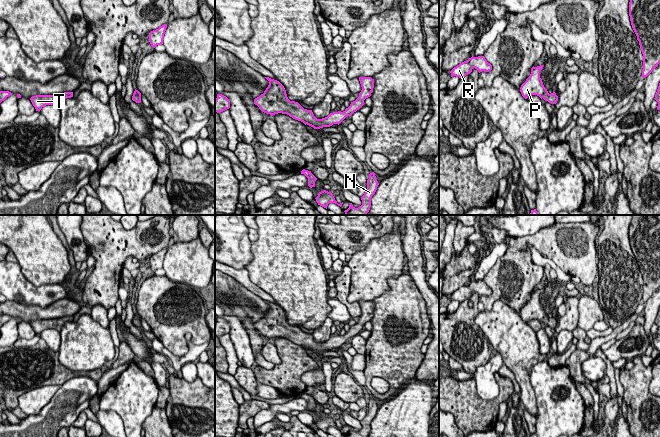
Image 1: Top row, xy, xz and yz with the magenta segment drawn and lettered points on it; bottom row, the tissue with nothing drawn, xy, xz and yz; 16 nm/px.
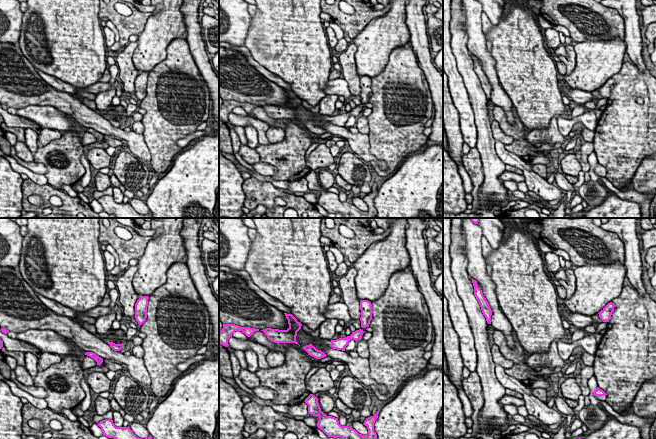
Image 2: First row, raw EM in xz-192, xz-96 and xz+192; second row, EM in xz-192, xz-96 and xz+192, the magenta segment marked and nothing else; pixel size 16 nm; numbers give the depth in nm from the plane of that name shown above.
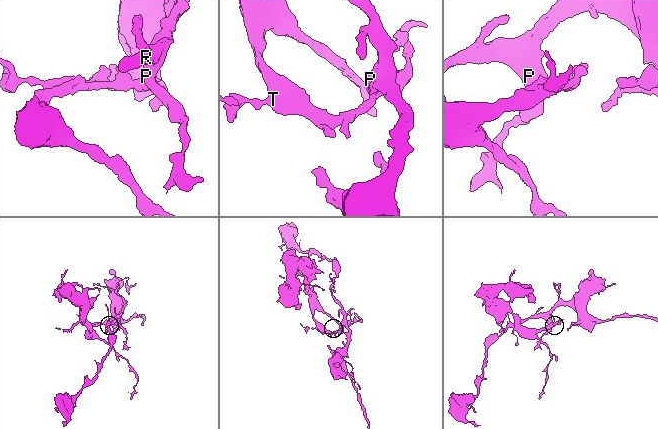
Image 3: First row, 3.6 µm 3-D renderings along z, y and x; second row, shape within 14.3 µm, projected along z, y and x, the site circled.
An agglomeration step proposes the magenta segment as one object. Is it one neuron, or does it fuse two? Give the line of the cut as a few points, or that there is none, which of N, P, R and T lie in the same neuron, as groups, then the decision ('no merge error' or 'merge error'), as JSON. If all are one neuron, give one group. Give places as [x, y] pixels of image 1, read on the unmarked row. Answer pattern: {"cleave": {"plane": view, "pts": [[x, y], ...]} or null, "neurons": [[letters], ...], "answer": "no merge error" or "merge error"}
{"cleave": null, "neurons": [["N", "P", "R", "T"]], "answer": "no merge error"}

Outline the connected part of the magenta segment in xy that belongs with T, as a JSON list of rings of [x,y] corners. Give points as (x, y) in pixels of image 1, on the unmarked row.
[[[64,316],[56,319],[36,319],[30,322],[36,335],[40,335],[46,329],[55,329],[61,331],[66,322],[73,321],[73,316]]]

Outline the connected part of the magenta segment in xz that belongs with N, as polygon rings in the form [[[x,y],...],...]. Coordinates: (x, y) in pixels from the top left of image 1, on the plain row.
[[[374,396],[369,398],[369,403],[367,404],[367,414],[361,421],[362,429],[355,432],[352,427],[350,427],[349,432],[345,434],[345,437],[368,437],[371,431],[371,422],[375,418],[377,411],[379,409]]]

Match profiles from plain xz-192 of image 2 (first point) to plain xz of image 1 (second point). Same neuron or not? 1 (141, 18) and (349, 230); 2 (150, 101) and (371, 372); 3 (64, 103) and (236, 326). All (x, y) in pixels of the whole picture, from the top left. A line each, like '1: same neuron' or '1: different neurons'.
1: same neuron
2: same neuron
3: different neurons

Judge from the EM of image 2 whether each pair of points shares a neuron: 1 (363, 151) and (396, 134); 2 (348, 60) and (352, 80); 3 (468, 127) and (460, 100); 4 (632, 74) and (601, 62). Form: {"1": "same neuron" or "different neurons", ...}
{"1": "different neurons", "2": "same neuron", "3": "same neuron", "4": "different neurons"}

